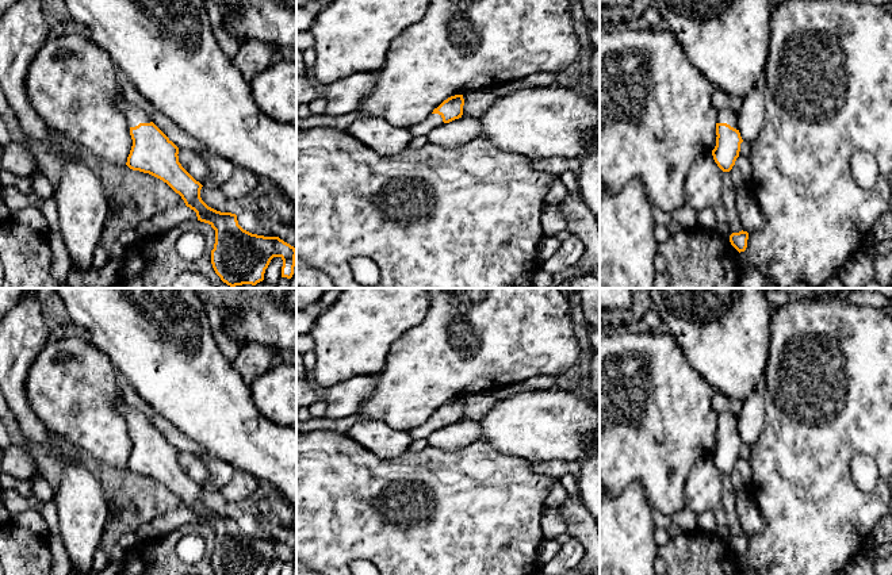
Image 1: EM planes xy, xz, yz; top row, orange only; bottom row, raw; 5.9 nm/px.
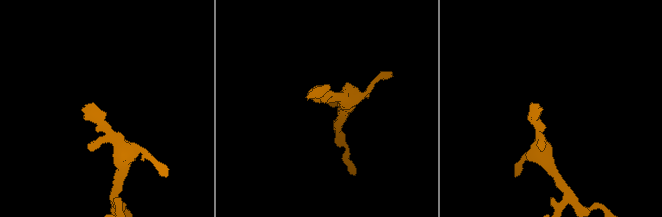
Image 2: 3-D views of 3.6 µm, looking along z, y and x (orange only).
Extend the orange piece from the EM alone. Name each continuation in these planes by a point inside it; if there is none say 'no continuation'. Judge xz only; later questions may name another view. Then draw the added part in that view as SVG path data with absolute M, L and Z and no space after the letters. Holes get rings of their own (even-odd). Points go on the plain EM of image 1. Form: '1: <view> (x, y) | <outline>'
1: xz (433, 424) | M430 417L425 423L407 430L411 440L425 440L439 429L444 428L441 418Z

